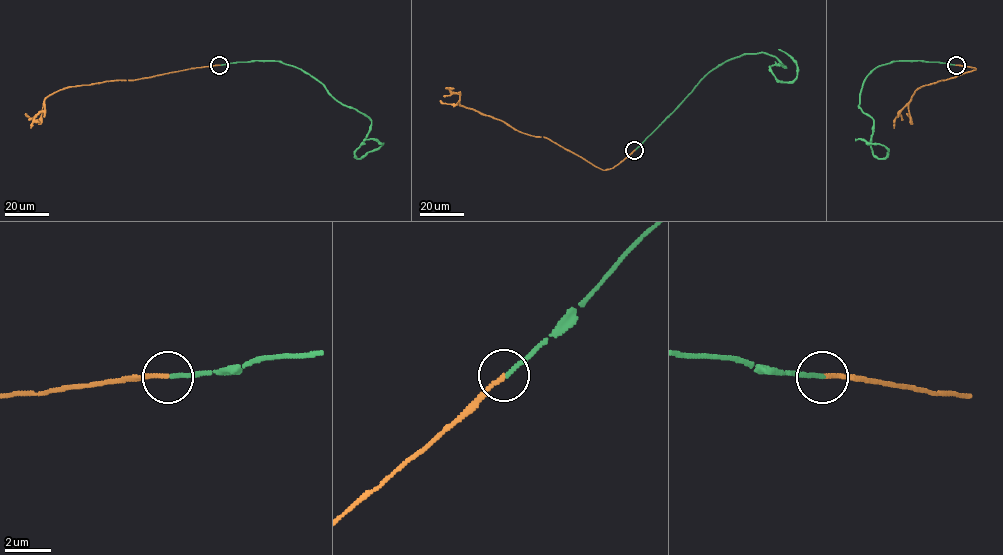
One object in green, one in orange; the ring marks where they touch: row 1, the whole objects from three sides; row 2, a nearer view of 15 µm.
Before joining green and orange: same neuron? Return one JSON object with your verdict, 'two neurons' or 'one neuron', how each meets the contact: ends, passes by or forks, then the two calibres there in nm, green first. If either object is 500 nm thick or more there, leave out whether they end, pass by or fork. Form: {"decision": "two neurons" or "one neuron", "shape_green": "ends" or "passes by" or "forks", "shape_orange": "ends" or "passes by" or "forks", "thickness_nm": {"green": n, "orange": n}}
{"decision": "one neuron", "shape_green": "ends", "shape_orange": "ends", "thickness_nm": {"green": 170, "orange": 160}}

